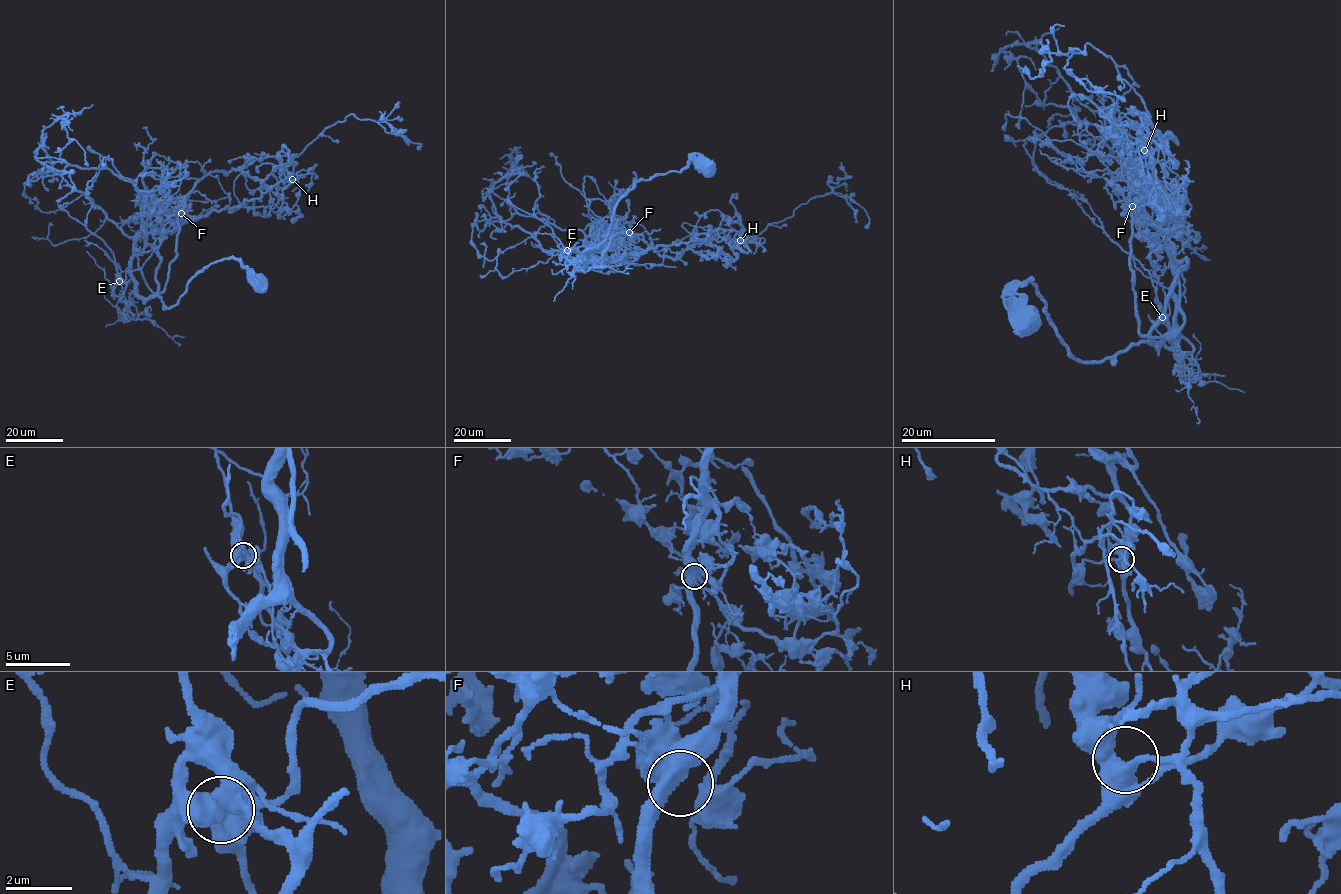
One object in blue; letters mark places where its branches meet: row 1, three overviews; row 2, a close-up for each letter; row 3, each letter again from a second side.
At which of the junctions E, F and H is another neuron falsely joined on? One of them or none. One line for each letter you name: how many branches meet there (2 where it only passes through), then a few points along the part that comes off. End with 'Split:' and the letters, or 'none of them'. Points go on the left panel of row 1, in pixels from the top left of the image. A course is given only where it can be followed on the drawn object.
E: 4 | (119, 281), (126, 285), (116, 304), (120, 315)
Split: E

